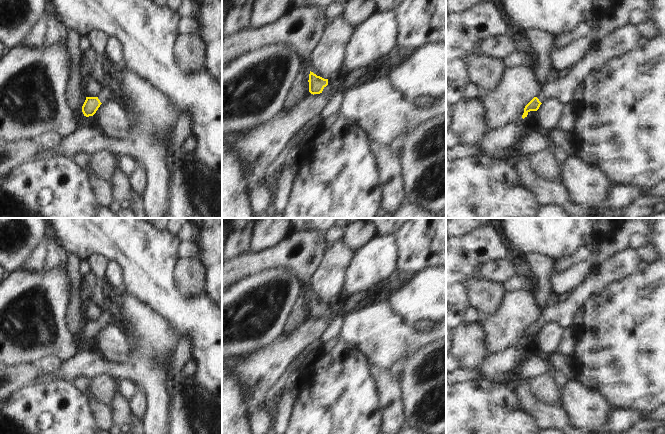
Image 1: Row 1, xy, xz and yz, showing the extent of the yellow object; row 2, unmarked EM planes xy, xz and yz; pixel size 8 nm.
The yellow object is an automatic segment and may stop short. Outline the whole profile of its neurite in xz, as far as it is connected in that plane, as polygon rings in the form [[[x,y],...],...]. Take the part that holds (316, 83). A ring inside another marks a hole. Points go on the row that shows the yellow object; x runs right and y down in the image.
[[[310,71],[309,74],[309,92],[311,94],[324,94],[328,96],[328,101],[326,106],[322,109],[322,111],[318,114],[318,118],[320,121],[328,118],[332,114],[336,113],[340,108],[342,102],[342,91],[334,91],[328,85],[328,79],[324,79],[320,76],[317,76],[313,72]]]

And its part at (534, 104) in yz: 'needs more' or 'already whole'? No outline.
needs more

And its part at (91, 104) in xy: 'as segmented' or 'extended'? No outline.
extended

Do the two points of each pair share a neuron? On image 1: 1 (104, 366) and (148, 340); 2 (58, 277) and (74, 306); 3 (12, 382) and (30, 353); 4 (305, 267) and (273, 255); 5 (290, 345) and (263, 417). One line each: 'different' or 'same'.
1: same
2: different
3: different
4: same
5: same

